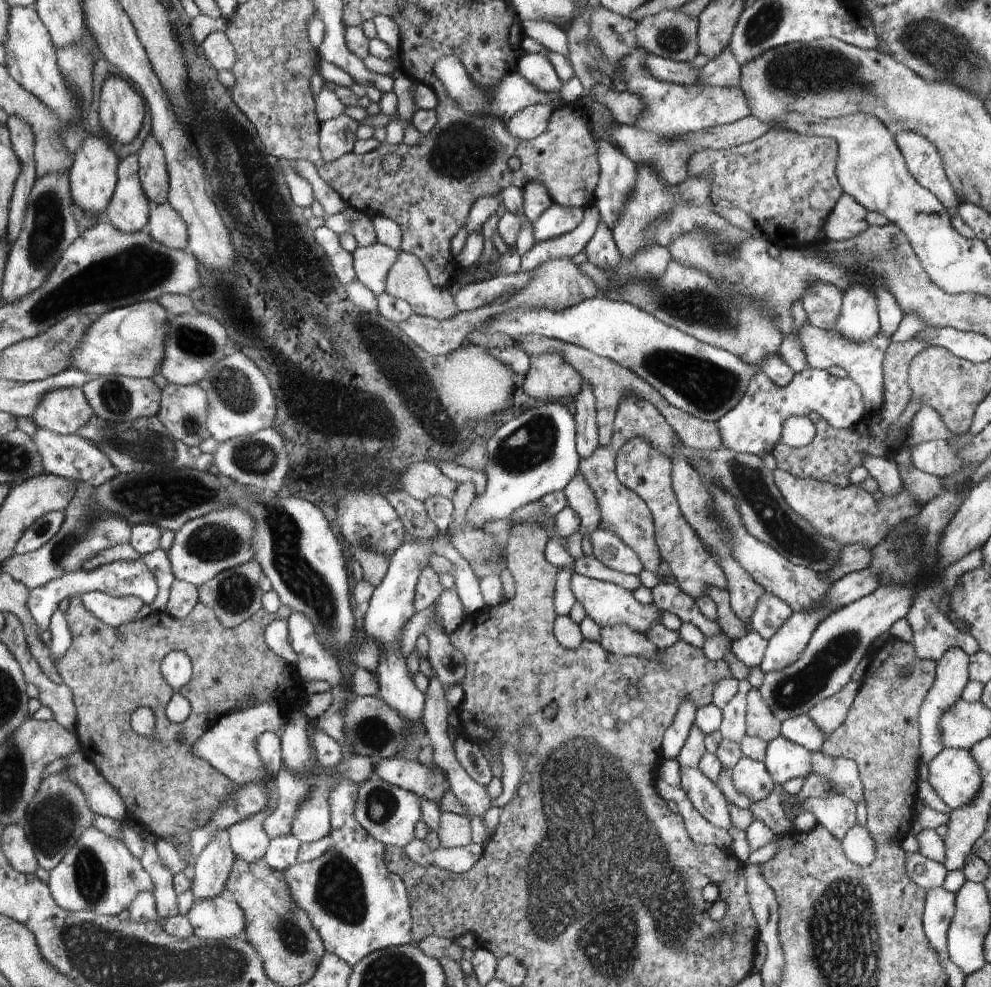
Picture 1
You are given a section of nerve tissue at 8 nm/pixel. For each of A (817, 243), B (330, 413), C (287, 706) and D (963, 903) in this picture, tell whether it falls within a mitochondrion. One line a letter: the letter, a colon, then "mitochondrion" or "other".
A: other
B: other
C: other
D: other

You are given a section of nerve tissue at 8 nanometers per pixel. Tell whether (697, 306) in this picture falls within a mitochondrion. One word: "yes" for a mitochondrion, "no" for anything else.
yes

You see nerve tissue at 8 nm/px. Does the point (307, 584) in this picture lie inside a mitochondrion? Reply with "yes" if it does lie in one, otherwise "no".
yes

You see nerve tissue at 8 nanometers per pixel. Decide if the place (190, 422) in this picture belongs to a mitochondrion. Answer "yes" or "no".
yes

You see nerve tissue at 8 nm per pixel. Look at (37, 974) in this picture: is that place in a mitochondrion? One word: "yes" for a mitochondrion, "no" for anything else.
no

